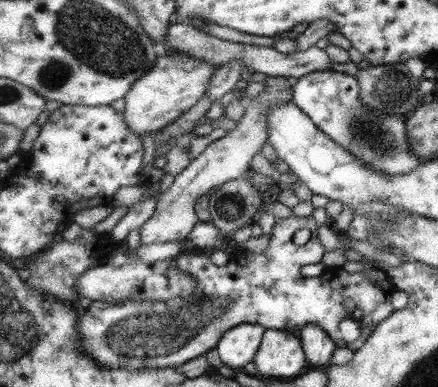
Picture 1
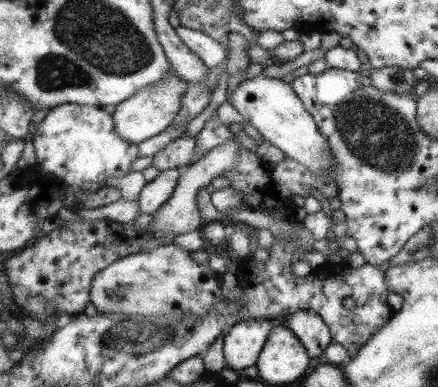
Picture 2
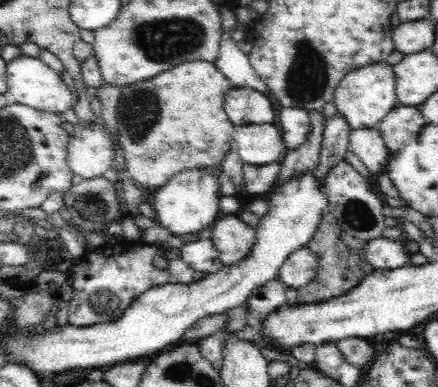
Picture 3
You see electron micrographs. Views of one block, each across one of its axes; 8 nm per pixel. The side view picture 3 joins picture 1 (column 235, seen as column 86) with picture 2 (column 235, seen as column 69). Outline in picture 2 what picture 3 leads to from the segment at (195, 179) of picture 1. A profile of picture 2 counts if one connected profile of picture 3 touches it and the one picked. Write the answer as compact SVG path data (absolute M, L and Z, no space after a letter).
M225 142L223 146L215 146L215 150L211 150L209 154L205 154L195 166L189 166L185 172L181 172L179 180L177 180L177 186L173 190L173 196L171 200L167 200L155 214L153 214L153 220L151 220L151 230L165 230L165 232L173 232L173 234L185 234L185 232L193 232L193 230L199 230L205 222L201 218L201 214L195 210L195 194L209 186L209 180L215 178L215 176L221 176L225 174L227 170L235 168L237 164L237 144L235 142Z

